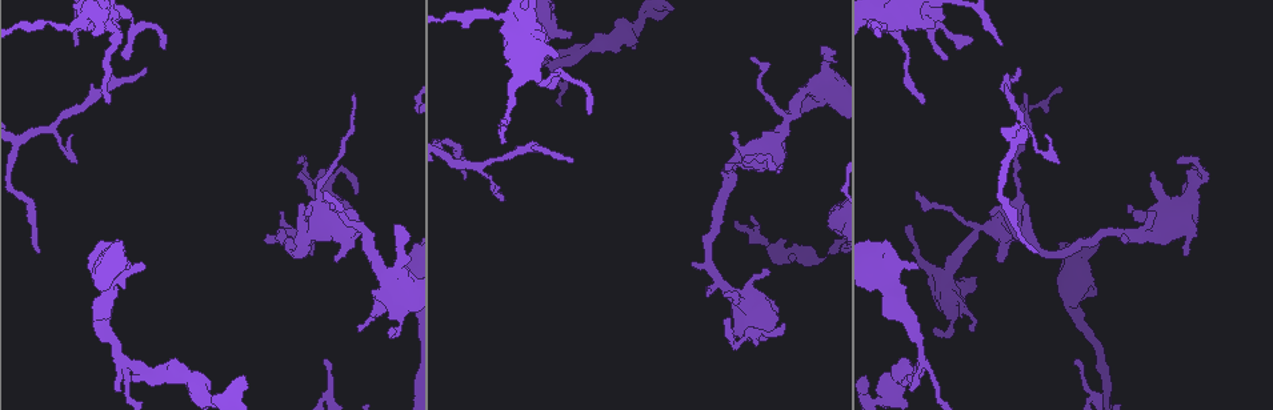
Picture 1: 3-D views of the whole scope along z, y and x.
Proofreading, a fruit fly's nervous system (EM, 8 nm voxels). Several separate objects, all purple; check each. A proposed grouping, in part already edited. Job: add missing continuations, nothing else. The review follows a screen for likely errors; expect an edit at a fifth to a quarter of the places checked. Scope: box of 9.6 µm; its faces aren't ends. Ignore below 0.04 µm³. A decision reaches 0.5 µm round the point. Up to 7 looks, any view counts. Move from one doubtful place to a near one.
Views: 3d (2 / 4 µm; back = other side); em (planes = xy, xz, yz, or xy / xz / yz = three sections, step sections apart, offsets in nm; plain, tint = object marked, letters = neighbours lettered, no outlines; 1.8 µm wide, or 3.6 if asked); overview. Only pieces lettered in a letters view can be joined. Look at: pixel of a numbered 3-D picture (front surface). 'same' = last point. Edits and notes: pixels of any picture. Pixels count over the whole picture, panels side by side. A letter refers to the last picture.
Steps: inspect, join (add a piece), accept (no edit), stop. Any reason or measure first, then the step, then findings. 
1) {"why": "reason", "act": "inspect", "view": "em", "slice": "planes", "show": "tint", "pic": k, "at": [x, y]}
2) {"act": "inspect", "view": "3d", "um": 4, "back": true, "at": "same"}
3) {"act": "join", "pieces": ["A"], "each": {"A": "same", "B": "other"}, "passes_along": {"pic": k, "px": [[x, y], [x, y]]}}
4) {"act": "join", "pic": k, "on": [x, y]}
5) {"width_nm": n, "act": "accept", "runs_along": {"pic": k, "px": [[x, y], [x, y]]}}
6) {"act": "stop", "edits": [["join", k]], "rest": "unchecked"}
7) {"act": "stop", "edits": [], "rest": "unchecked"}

{"why": "free end", "act": "inspect", "view": "em", "slice": "planes", "show": "plain", "pic": 1, "at": [1154, 172]}

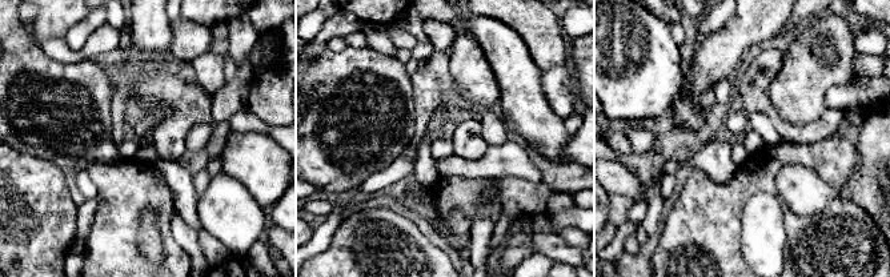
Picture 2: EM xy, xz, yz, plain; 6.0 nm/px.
{"why": "see the neighbours", "act": "inspect", "view": "em", "slice": "planes", "show": "letters", "at": "same"}

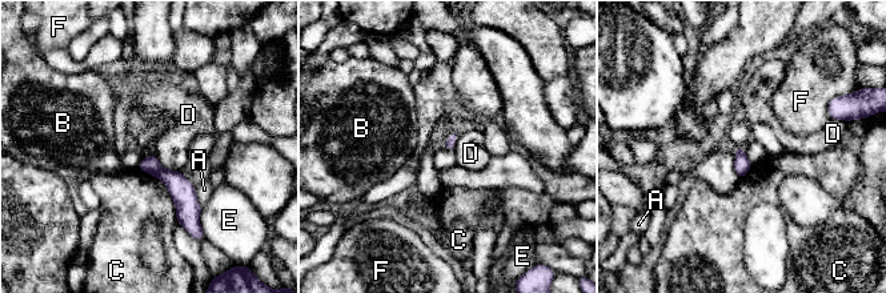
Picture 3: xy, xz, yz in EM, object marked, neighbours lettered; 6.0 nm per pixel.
{"longest_contact_nm": ["C", 420], "act": "accept", "each": {"A": "other", "B": "other", "C": "other", "D": "other", "E": "other", "F": "other"}, "found": "none of them fits"}

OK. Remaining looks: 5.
{"why": "tapers out", "act": "inspect", "view": "em", "slice": "planes", "show": "letters", "pic": 1, "at": [933, 329]}

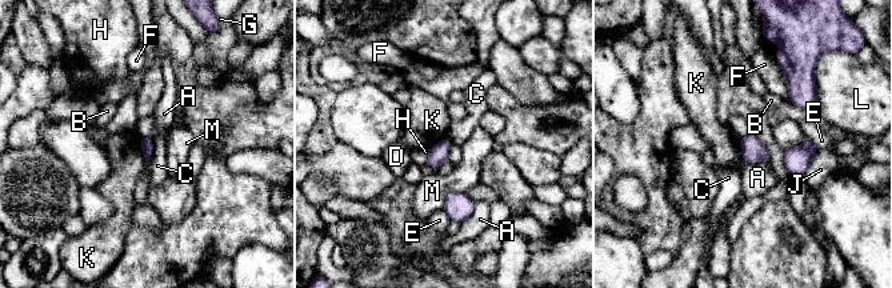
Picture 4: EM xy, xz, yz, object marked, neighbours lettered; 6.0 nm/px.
{"act": "accept", "each": {"A": "other", "B": "other", "C": "other", "D": "other", "E": "other", "F": "other", "G": "other", "H": "other", "J": "other", "K": "other", "L": "other", "M": "other"}, "border": {"pic": 4, "px": [[139, 138], [146, 162]]}, "found": "no lettered piece goes on from it"}

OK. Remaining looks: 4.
{"why": "end of a long branch", "act": "inspect", "view": "em", "slice": "planes", "show": "letters", "pic": 1, "at": [503, 143]}

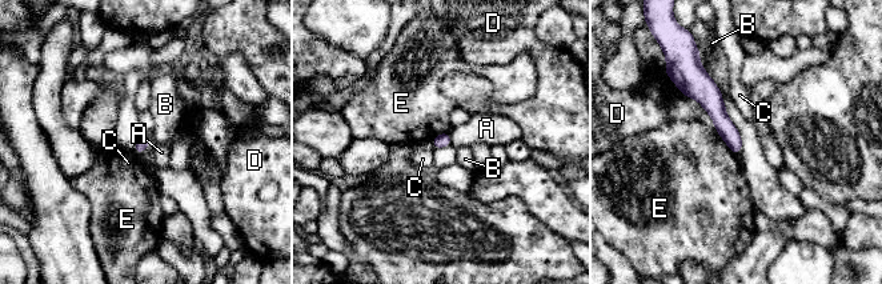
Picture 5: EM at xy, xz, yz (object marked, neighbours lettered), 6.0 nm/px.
{"act": "accept", "each": {"A": "other", "B": "other", "C": "other", "D": "other", "E": "other"}, "found": "none of them fits"}

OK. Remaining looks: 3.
{"act": "stop", "edits": [], "rest": "unchecked"}

